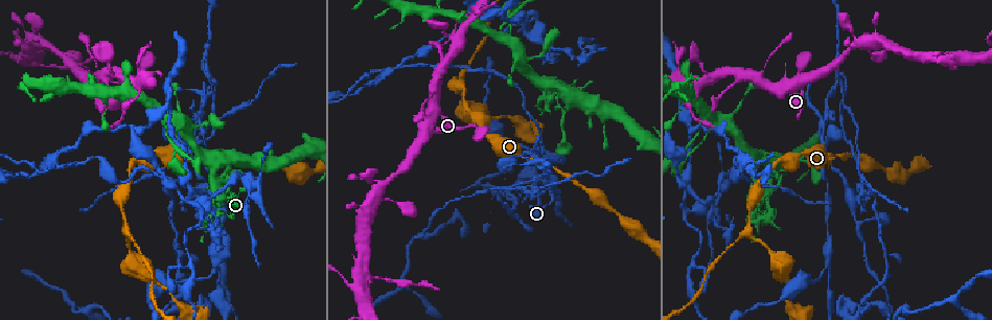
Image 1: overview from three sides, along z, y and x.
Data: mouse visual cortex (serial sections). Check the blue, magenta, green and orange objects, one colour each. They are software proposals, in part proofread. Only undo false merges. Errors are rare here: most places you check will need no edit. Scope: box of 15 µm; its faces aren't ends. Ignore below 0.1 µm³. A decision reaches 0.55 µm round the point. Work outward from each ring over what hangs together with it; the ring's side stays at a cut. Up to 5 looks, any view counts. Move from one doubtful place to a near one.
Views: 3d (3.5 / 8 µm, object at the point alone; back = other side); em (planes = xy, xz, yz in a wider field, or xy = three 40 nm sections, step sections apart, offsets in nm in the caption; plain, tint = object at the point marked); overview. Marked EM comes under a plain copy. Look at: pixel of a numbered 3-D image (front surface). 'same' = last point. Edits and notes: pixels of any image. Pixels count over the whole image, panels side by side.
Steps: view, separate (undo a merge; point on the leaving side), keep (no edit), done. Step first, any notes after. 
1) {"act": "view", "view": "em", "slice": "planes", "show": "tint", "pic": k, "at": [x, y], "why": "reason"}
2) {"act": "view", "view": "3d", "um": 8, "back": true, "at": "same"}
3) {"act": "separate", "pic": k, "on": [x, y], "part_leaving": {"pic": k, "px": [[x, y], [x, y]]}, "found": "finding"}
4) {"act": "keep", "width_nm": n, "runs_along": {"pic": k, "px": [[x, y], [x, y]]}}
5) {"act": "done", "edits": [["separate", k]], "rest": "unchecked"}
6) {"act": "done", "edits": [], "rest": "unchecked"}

{"act": "view", "view": "3d", "um": 3.5, "pic": 1, "at": [857, 223], "why": "two arms in line, one across"}

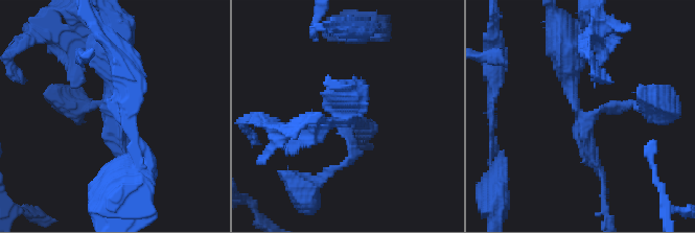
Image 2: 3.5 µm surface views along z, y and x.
{"act": "view", "view": "em", "slice": "xy", "step": 5, "show": "tint", "pic": 2, "at": [111, 119], "arms": 3, "arm_widths_nm": [150, 200, 250], "why": "now the EM"}

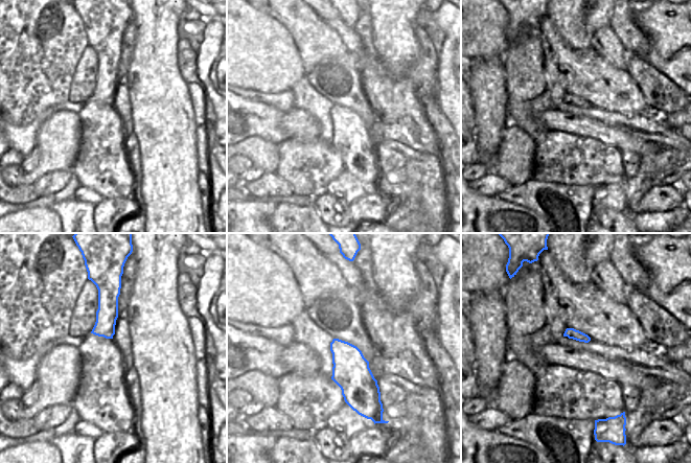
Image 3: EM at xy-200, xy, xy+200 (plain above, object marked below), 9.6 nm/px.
{"act": "keep", "found": "continuous, no second cell"}

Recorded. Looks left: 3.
{"act": "view", "view": "3d", "um": 8, "pic": 1, "at": [535, 152], "why": "side arm on a straight run"}

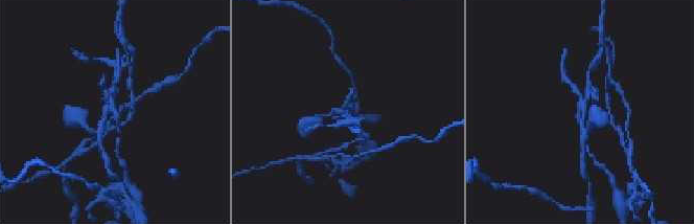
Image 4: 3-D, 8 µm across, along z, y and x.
{"act": "view", "view": "3d", "um": 3.5, "pic": 4, "at": [582, 108], "why": "zoom in"}

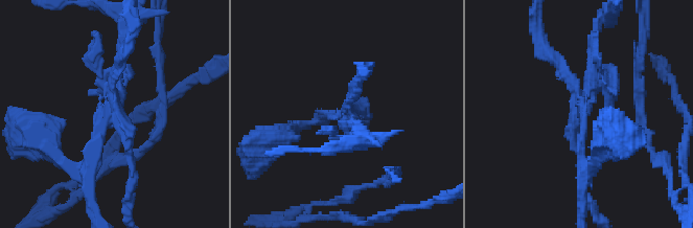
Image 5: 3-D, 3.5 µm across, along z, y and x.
{"act": "separate", "pic": 5, "on": [95, 56], "part_leaving": {"pic": 5, "px": [[109, 115], [89, 160], [96, 214]]}, "found": "two cells meet here"}

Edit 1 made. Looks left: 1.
{"act": "done", "edits": [["separate", 5]], "rest": "unchecked"}

